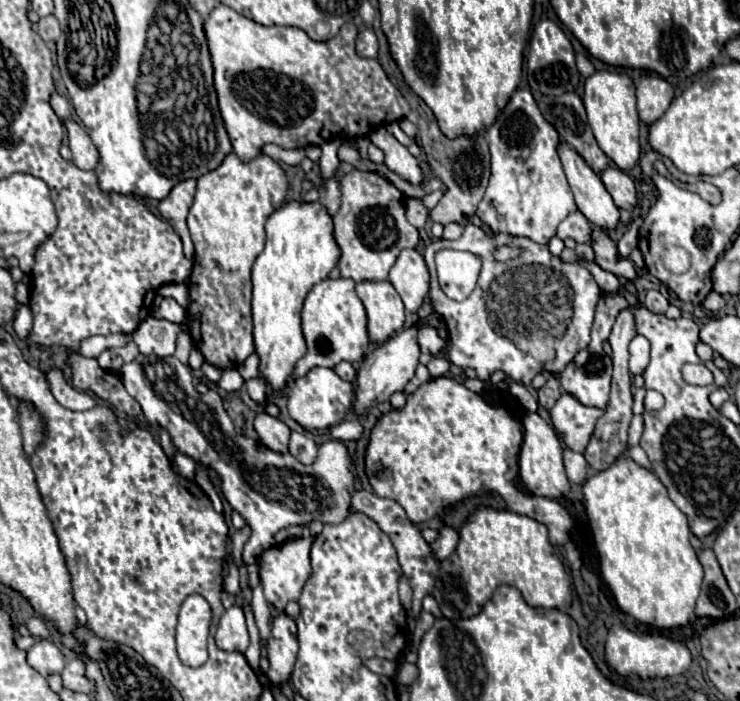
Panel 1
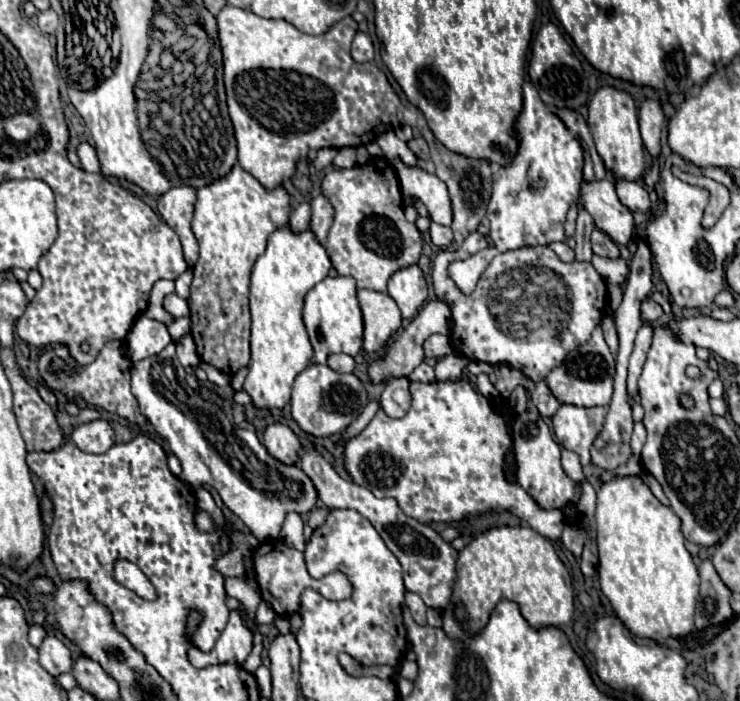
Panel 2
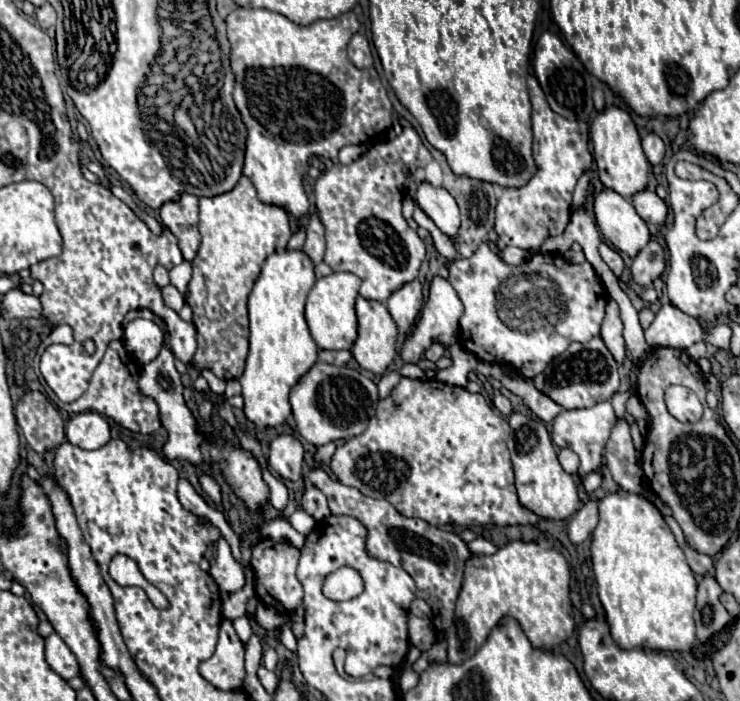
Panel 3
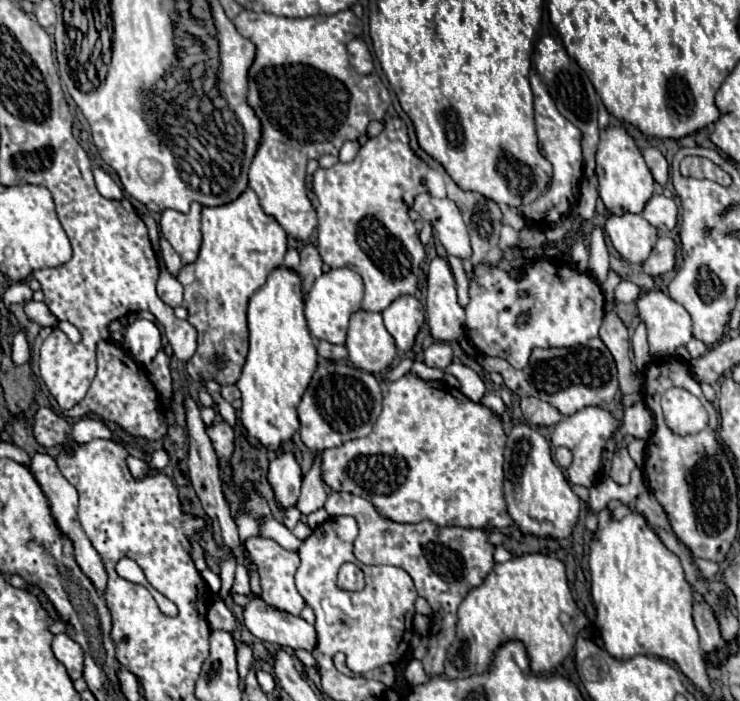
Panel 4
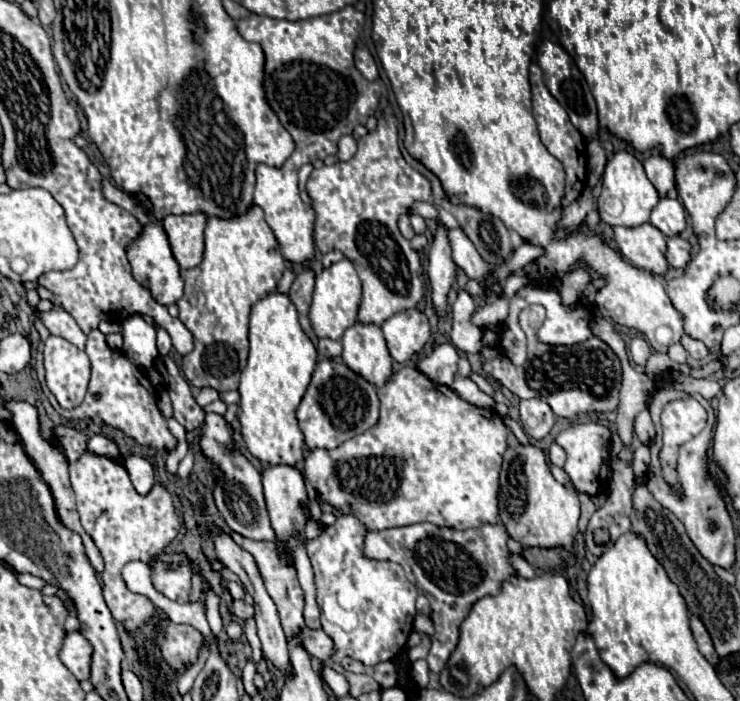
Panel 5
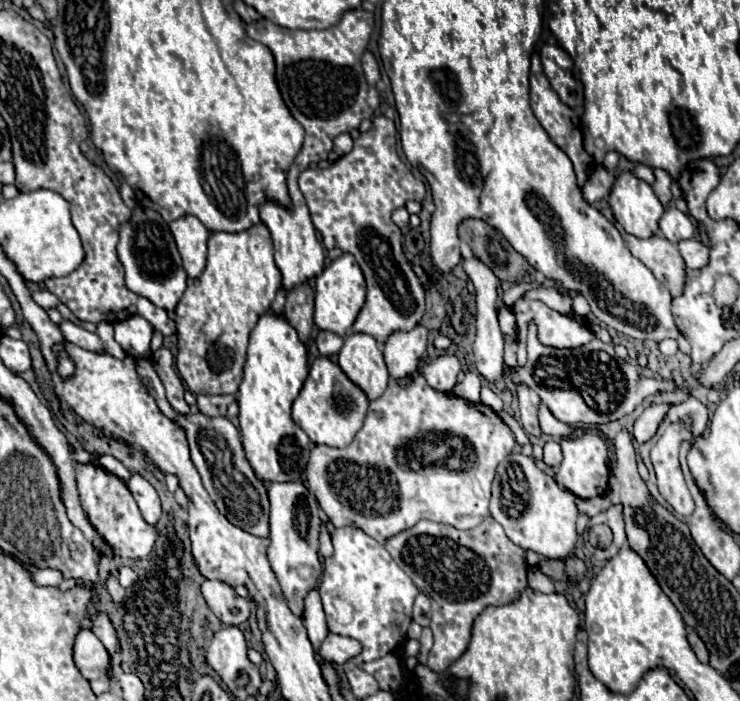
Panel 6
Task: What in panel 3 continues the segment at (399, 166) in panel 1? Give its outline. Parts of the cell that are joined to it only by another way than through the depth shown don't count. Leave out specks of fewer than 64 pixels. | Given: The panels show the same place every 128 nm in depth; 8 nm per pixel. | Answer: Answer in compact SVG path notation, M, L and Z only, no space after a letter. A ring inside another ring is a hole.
M428 182L418 184L416 202L434 220L434 224L448 236L456 236L460 226L460 212L446 188L436 188Z

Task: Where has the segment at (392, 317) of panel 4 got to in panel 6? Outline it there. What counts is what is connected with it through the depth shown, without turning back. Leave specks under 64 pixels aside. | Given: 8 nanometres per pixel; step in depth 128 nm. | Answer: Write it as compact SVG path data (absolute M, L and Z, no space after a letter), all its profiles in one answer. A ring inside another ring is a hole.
M416 324L412 332L392 332L382 346L384 360L392 378L400 380L418 370L418 362L428 346L428 330Z

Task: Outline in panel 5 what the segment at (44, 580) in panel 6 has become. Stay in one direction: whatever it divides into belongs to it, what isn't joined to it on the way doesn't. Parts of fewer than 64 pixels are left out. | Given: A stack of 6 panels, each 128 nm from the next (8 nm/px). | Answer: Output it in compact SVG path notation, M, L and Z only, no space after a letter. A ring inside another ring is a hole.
M18 574L18 582L22 586L28 586L28 588L34 588L34 590L40 590L42 586L46 586L46 582L42 578L36 578L32 574Z

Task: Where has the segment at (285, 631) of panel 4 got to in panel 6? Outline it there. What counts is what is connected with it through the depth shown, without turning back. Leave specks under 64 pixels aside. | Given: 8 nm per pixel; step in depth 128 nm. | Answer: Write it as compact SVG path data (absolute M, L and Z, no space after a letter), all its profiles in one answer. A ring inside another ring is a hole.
M206 580L202 584L202 594L210 606L210 610L224 622L238 626L248 620L250 616L250 602L246 598L240 598L232 586L224 582L212 582ZM328 634L324 638L324 644L320 646L320 656L324 662L334 662L334 664L344 664L348 658L356 656L360 652L360 642L352 638L344 638L338 634Z

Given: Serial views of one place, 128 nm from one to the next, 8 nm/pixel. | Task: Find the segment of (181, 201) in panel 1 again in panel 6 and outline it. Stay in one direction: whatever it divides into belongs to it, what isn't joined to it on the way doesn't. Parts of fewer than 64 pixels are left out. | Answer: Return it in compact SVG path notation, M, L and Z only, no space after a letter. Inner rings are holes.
M182 216L170 222L170 230L182 256L186 274L192 278L200 276L206 266L206 242L210 236L208 228L196 216Z

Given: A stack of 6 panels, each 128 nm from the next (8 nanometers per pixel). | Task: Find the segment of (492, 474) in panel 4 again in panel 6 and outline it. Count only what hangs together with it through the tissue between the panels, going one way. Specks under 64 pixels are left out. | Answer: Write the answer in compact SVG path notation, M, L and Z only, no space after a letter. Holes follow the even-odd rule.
M416 372L406 384L390 382L384 394L370 402L364 426L348 448L314 446L306 466L306 482L308 490L314 492L318 504L336 528L358 526L380 544L386 538L412 528L418 520L424 518L440 524L450 524L460 530L470 530L478 526L486 516L490 516L488 502L496 468L512 452L514 446L516 440L512 430L490 406L438 392L420 372ZM424 434L432 434L432 460L426 458L422 448Z

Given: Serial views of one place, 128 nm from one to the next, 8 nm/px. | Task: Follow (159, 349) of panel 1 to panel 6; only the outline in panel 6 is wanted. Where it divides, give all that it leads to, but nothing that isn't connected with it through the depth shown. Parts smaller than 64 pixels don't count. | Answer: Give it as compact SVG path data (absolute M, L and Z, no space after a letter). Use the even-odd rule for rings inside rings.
M132 316L124 322L118 322L114 326L114 332L116 332L114 334L116 342L134 360L142 360L144 356L148 356L148 358L152 356L150 354L150 340L152 340L154 328L142 316Z

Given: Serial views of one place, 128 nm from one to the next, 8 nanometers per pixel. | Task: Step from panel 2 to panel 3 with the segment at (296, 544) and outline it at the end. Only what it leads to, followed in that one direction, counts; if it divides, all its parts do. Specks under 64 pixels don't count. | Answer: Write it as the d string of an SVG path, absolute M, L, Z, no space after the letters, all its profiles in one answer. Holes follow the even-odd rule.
M264 468L264 480L266 480L266 484L270 486L272 506L274 506L280 514L284 514L284 510L286 510L286 506L288 506L288 490L286 490L284 482L278 480L278 478L274 478L274 474L268 472L266 468Z

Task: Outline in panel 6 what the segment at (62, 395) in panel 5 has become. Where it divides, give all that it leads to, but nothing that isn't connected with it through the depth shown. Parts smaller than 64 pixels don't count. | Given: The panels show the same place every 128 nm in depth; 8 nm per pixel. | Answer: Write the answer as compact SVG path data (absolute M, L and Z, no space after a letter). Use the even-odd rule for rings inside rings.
M54 344L52 350L54 350L54 354L58 356L58 376L60 376L62 380L72 378L76 366L74 366L74 360L66 354L66 348L64 348L62 344Z

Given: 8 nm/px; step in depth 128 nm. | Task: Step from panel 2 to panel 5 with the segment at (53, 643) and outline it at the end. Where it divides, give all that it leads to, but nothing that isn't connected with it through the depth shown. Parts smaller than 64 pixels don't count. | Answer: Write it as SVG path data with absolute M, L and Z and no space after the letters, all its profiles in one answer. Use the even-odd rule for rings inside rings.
M80 632L66 634L60 648L60 660L78 680L88 680L90 656L92 656L92 646Z

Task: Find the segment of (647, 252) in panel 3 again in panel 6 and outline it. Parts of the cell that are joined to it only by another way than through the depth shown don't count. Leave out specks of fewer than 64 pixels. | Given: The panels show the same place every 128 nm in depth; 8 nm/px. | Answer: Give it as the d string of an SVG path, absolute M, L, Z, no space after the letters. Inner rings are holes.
M680 240L678 250L686 268L690 270L698 270L708 262L708 248L696 240Z

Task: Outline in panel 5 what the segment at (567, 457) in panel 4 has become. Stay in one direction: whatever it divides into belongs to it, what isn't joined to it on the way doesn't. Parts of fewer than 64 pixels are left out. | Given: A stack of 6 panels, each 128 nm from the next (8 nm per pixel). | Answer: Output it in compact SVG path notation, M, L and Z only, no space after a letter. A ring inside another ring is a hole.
M556 442L550 446L550 450L548 450L548 458L550 458L550 462L554 464L554 466L562 466L564 462L566 462L566 452L564 452L564 448L560 448Z

